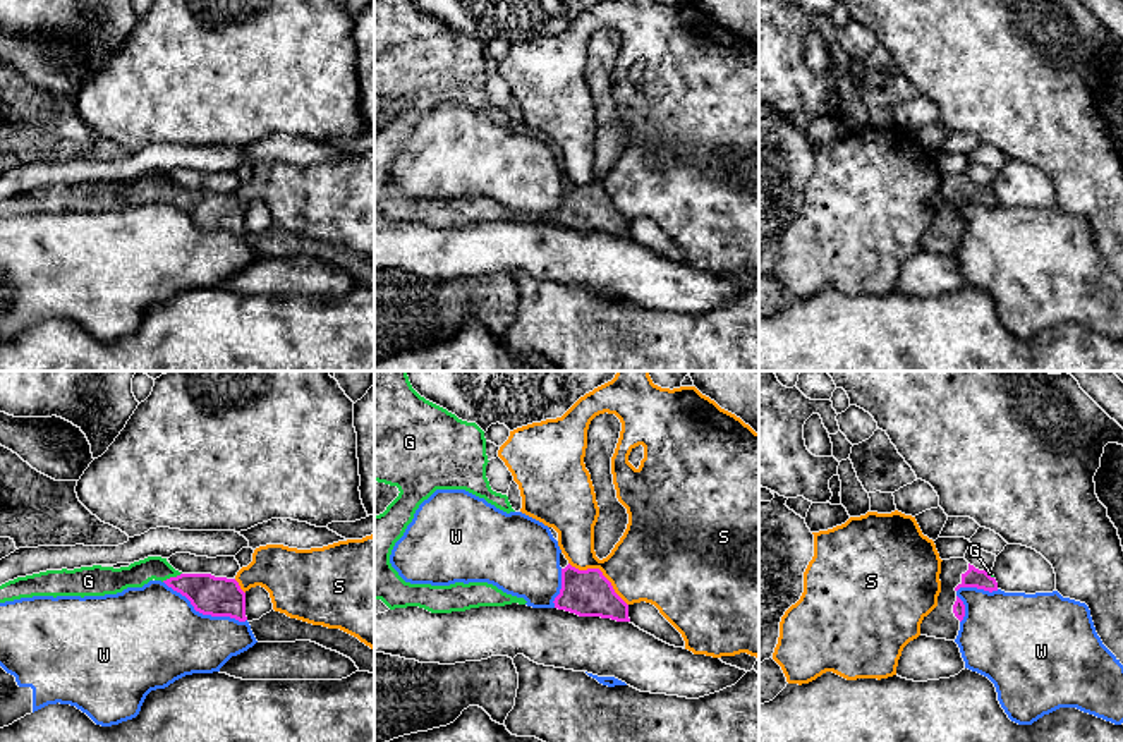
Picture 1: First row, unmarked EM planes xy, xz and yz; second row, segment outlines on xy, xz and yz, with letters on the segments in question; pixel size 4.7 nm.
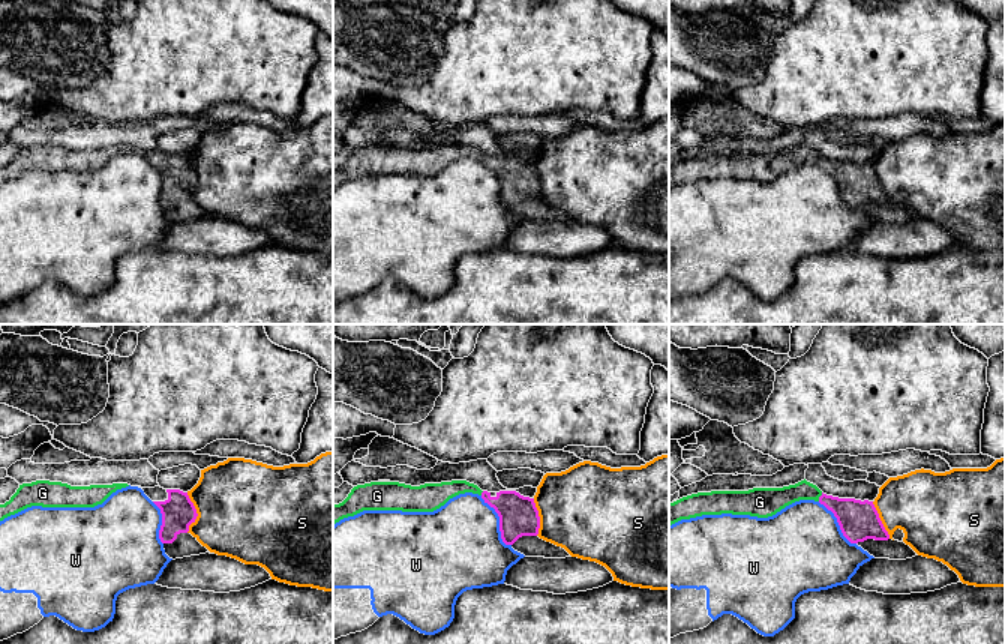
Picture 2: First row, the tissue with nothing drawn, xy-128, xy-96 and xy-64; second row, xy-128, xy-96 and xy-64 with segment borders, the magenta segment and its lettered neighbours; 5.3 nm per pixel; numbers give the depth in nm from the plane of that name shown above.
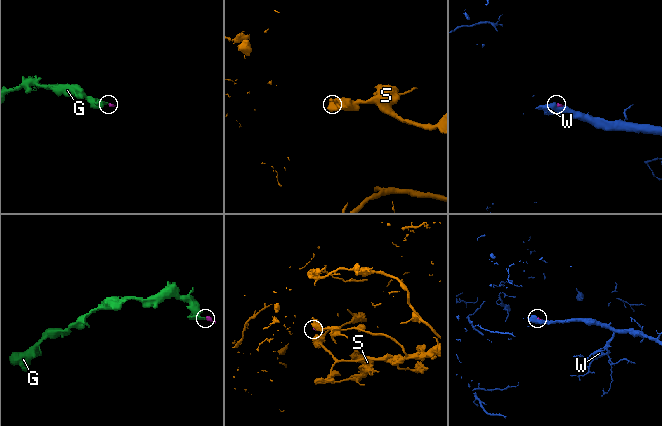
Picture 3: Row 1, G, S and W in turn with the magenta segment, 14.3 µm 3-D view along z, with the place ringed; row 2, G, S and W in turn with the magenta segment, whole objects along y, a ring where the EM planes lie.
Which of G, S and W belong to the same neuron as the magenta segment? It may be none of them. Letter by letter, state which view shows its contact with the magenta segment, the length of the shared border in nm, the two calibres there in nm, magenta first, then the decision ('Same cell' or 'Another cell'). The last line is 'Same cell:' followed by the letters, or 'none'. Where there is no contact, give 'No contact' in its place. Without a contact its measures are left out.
G: Touches magenta in xy. Shared border 100 nm. Thickness 190 nm (magenta) against 120 nm. Same cell
S: Touches magenta in xz. Shared border 340 nm. Thickness 220 nm (magenta) against 380 nm. Another cell
W: Touches magenta in xy. Shared border 440 nm. Thickness 190 nm (magenta) against 440 nm. Another cell
Same cell: G

